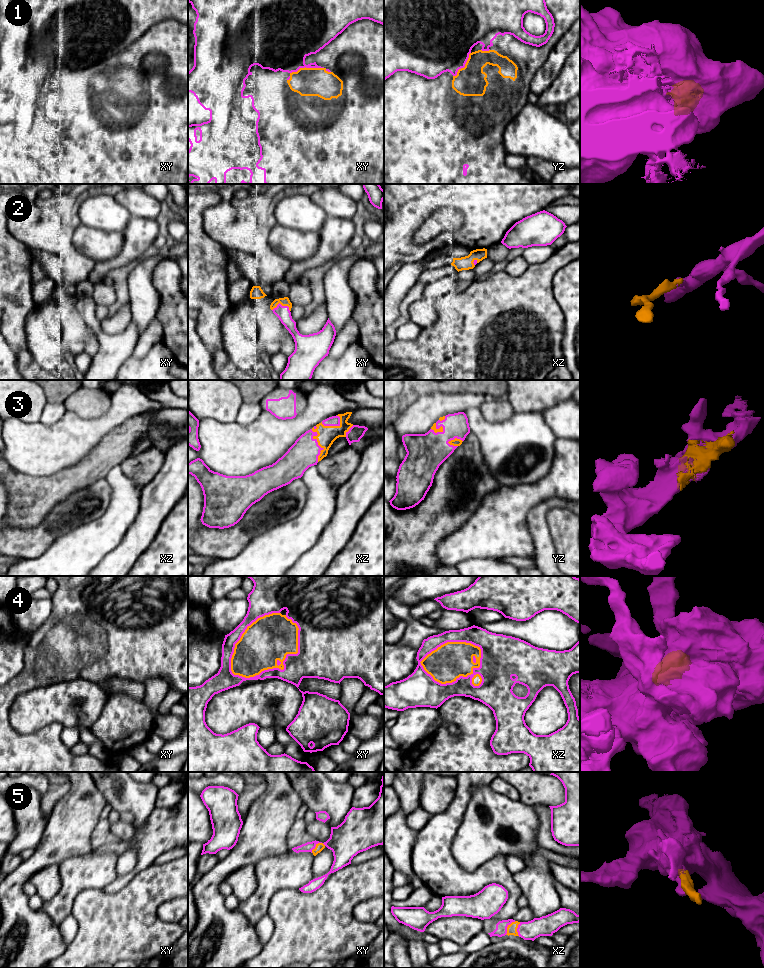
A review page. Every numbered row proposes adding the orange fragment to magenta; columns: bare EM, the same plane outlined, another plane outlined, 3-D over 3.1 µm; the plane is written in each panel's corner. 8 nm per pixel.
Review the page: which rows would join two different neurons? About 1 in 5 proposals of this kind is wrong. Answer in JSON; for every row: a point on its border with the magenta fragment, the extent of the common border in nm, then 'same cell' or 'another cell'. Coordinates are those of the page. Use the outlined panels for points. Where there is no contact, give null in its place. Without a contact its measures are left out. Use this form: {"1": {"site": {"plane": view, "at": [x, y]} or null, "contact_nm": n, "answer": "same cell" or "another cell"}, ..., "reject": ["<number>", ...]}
{"1": {"site": {"plane": "xy", "at": [306, 67]}, "contact_nm": 280, "answer": "another cell"}, "2": {"site": {"plane": "xy", "at": [281, 305]}, "contact_nm": 150, "answer": "same cell"}, "3": {"site": {"plane": "xz", "at": [317, 443]}, "contact_nm": 280, "answer": "same cell"}, "4": {"site": {"plane": "xy", "at": [279, 664]}, "contact_nm": 650, "answer": "same cell"}, "5": {"site": {"plane": "xy", "at": [317, 843]}, "contact_nm": 130, "answer": "same cell"}, "reject": ["1"]}

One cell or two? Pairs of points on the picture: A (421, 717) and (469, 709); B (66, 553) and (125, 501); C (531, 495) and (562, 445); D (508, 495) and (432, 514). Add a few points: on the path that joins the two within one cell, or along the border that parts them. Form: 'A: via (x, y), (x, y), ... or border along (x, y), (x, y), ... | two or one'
A: border along (436, 709), (439, 714) | two
B: via (82, 548), (113, 517) | one
C: via (545, 486), (565, 466), (565, 459) | one
D: border along (500, 488), (490, 492), (467, 521) | two

